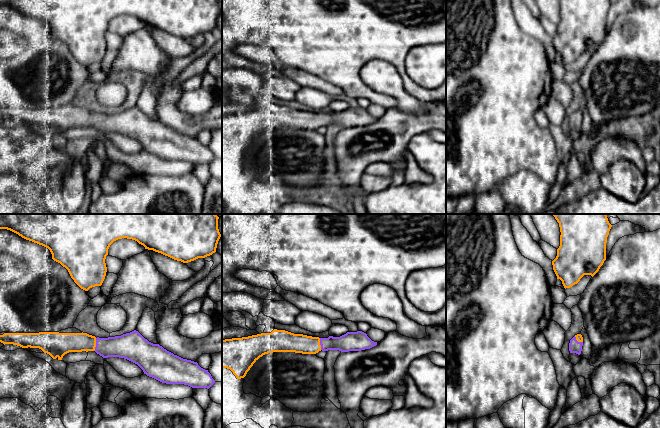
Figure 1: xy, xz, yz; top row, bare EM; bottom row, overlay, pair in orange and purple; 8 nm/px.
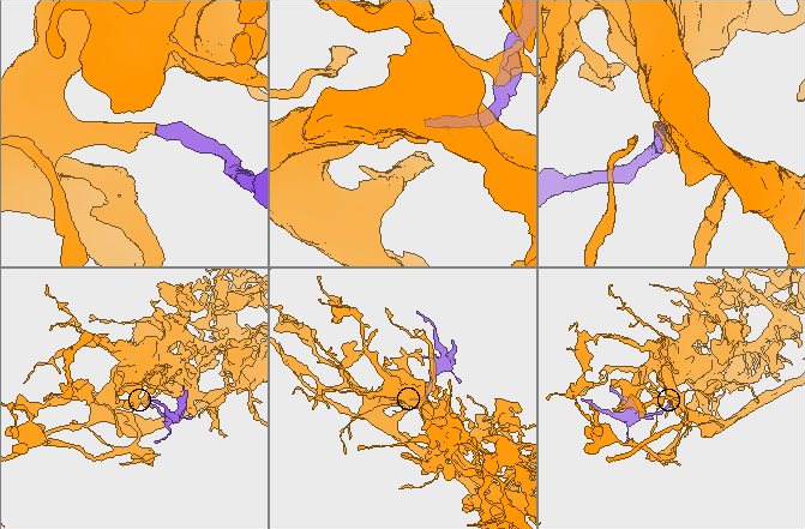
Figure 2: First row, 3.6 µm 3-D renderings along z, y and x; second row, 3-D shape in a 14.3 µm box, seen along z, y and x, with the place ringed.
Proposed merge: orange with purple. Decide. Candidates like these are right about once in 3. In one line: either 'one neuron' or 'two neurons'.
one neuron

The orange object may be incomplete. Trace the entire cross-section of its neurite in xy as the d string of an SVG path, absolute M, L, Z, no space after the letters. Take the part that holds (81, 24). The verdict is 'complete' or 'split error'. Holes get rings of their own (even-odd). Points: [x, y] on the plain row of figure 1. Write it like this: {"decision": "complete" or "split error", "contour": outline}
{"decision": "complete", "contour": "M0 0L0 5L10 6L26 16L48 24L52 30L52 35L65 43L74 58L85 67L102 61L107 48L105 35L108 31L108 25L118 15L135 16L145 25L188 39L215 29L218 17L222 12L218 0Z"}

